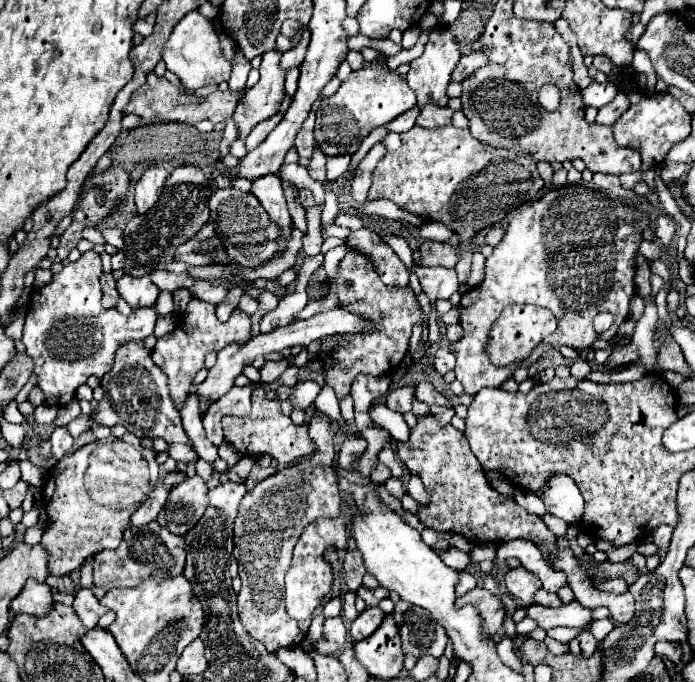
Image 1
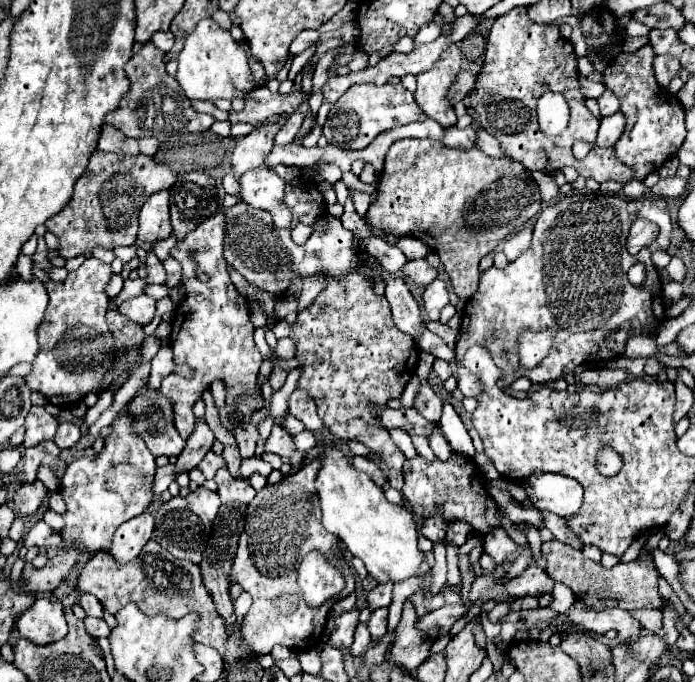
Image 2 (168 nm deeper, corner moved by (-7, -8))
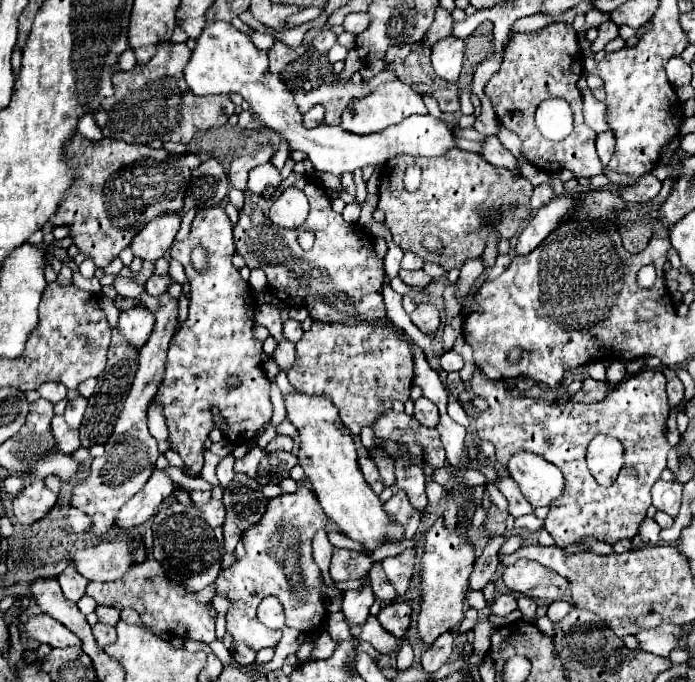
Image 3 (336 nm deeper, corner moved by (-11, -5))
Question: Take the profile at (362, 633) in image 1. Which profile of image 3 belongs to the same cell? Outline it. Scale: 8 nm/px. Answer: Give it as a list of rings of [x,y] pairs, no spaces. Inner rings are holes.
[[[393,602],[385,608],[381,608],[377,620],[395,638],[401,638],[405,634],[405,630],[409,628],[409,616],[411,616],[411,608],[405,602]]]

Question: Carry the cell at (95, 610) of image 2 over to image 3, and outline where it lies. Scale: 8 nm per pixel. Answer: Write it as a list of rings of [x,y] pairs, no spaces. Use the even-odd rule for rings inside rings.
[[[97,604],[95,614],[97,614],[99,622],[111,624],[111,626],[115,626],[115,624],[119,622],[119,610],[117,610],[117,608],[111,608],[111,606],[99,606],[99,604]]]

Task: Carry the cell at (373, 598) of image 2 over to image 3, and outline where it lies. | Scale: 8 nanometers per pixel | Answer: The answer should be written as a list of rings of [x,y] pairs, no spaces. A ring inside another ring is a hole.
[[[403,550],[397,556],[389,556],[383,560],[383,568],[385,574],[389,578],[389,582],[395,586],[397,598],[401,598],[407,588],[409,588],[409,580],[413,574],[413,566],[415,566],[415,550]]]

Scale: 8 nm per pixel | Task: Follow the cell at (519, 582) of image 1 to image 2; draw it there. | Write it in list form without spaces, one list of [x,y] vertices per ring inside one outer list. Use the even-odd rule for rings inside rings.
[[[531,565],[527,567],[521,575],[509,579],[505,583],[505,589],[507,593],[517,599],[517,597],[539,597],[539,595],[545,595],[545,593],[551,593],[553,591],[553,579],[537,565]]]

